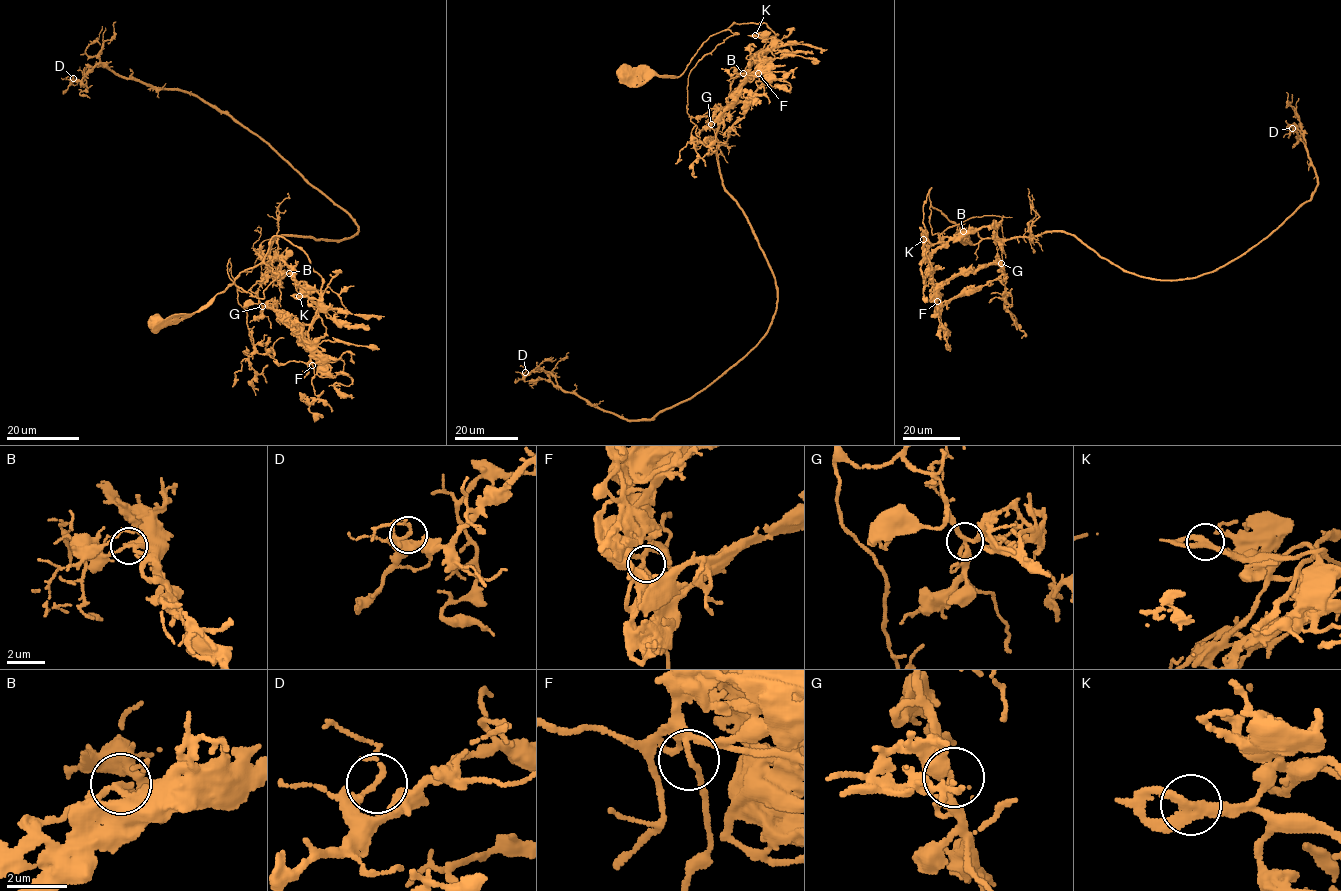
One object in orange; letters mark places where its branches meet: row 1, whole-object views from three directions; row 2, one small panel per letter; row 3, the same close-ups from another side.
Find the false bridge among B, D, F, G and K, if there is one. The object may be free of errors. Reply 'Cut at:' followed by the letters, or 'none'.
Cut at: B

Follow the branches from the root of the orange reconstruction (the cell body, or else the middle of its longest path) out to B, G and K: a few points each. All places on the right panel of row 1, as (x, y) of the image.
B: (962, 236), (963, 240), (967, 231), (932, 207), (931, 188), (923, 205), (923, 242), (949, 241), (963, 231)
G: (962, 236), (967, 231), (932, 207), (931, 188), (922, 224), (929, 279), (939, 284), (1001, 263)
K: (962, 236), (963, 240), (967, 231), (932, 207), (931, 188), (923, 205), (923, 242), (927, 239), (924, 239)

